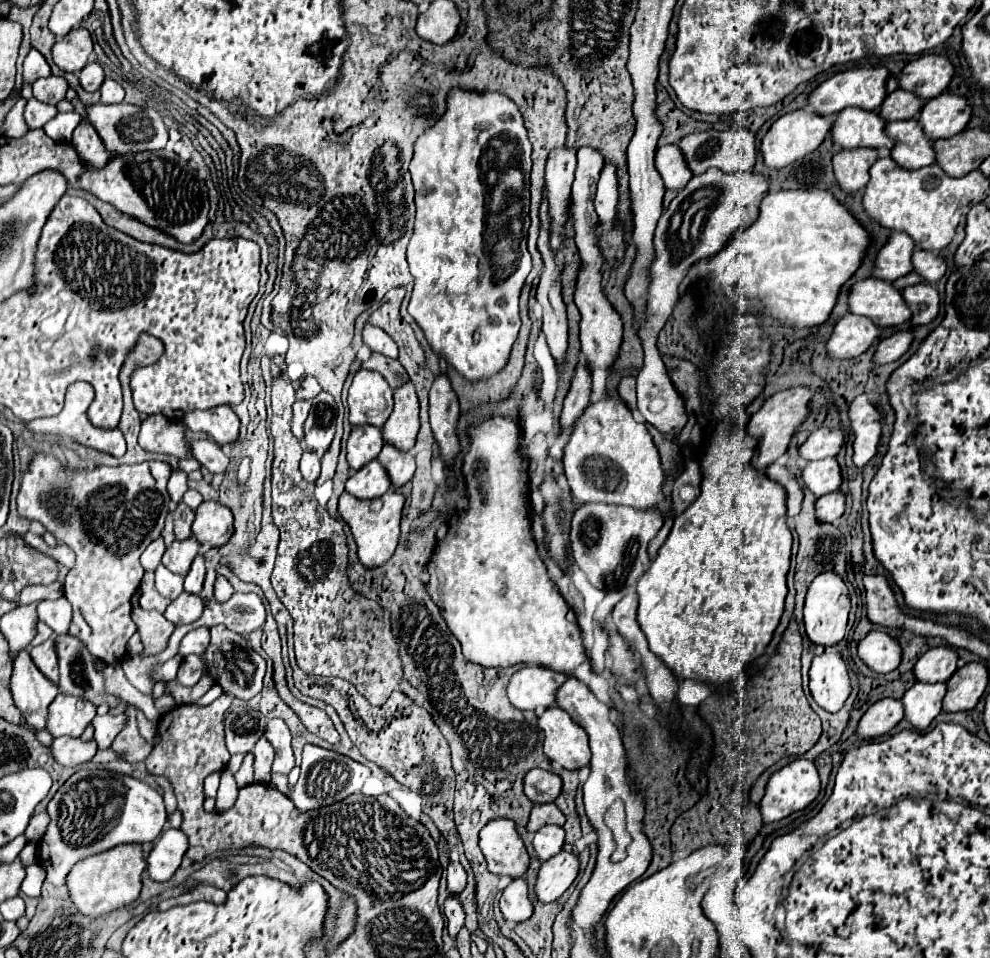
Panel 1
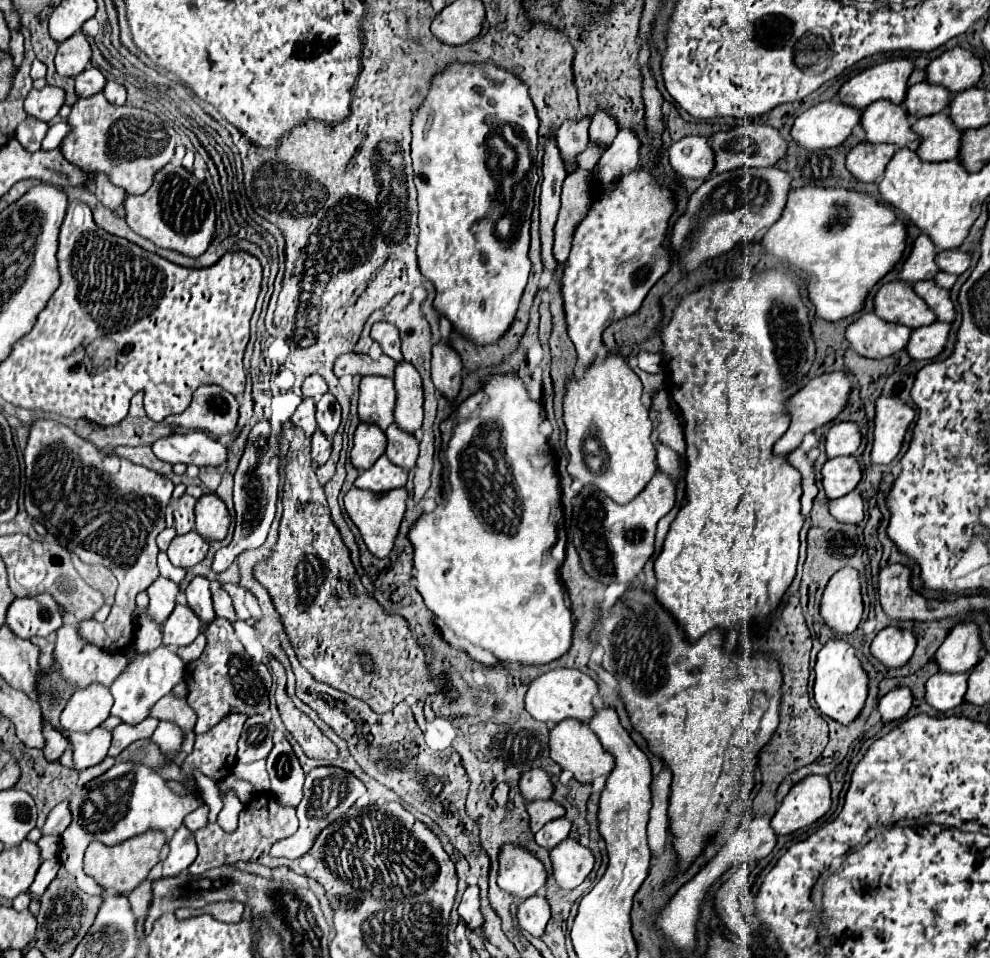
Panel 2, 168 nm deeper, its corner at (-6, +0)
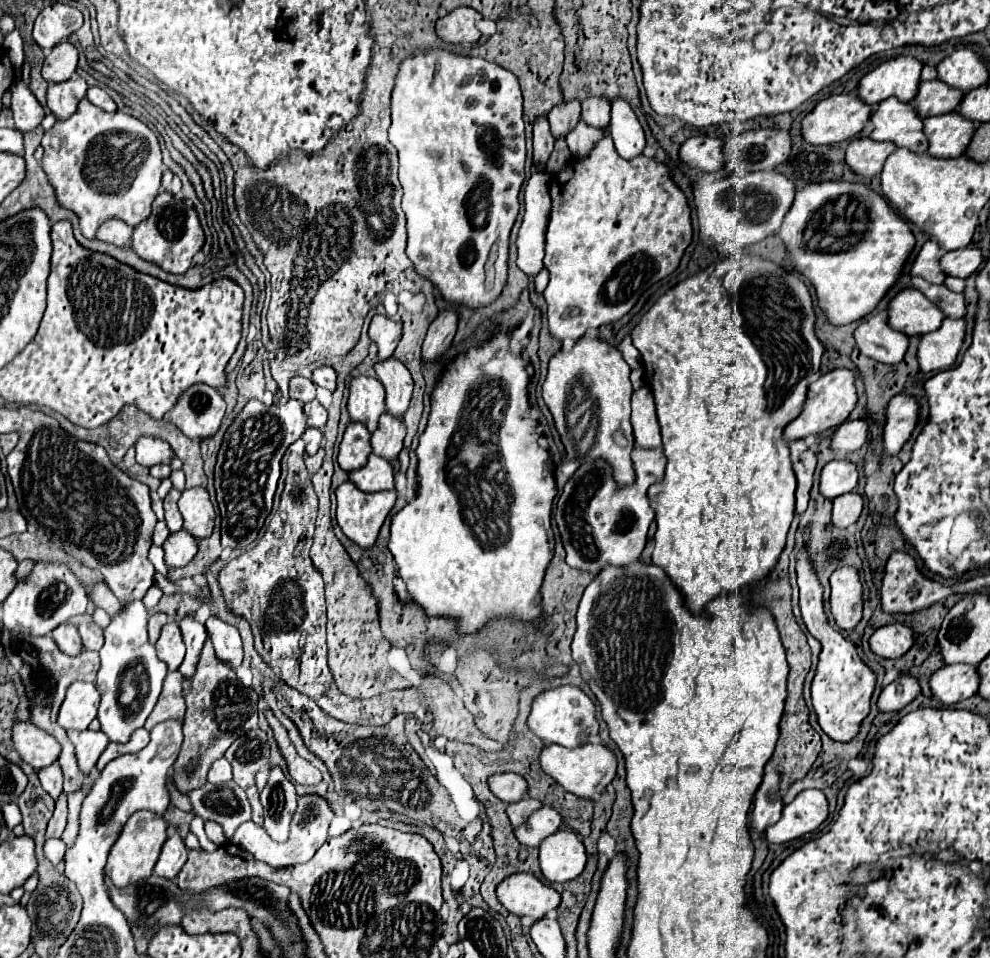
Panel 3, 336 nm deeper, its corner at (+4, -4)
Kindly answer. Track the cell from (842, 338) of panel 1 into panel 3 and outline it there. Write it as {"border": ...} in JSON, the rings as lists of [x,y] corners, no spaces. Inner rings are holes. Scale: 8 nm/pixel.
{"border":[[[886,312],[874,314],[854,330],[860,352],[882,364],[898,364],[908,348],[908,336],[886,324]]]}

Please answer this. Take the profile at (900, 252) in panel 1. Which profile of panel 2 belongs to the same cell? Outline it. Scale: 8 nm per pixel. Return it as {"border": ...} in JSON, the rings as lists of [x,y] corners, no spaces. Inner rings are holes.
{"border":[[[926,234],[918,236],[910,258],[902,266],[900,278],[910,284],[920,282],[920,280],[934,280],[934,276],[940,272],[940,268],[936,264],[938,252],[940,250],[934,246],[934,242],[930,242],[930,238]]]}

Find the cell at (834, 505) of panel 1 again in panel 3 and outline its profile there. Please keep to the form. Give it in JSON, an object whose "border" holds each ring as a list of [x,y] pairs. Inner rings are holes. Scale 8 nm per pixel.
{"border":[[[848,492],[832,500],[832,524],[836,528],[852,526],[862,512],[862,496],[858,492]]]}

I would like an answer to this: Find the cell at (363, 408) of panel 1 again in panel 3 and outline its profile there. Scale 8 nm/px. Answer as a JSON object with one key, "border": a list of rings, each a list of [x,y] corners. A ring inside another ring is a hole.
{"border":[[[356,376],[350,382],[350,396],[348,396],[348,414],[354,422],[366,424],[370,432],[376,430],[378,418],[382,414],[384,390],[376,378]]]}

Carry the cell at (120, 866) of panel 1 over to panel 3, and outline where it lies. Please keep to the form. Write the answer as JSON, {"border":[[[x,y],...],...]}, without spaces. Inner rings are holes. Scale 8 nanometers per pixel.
{"border":[[[148,810],[136,812],[126,822],[126,826],[120,834],[120,840],[112,846],[112,850],[108,854],[108,862],[104,866],[104,874],[112,880],[112,884],[116,888],[124,888],[124,886],[130,886],[130,884],[136,884],[140,880],[150,878],[154,864],[160,856],[160,848],[166,842],[166,838],[168,836],[166,836],[164,818],[158,818],[156,814],[150,814]]]}

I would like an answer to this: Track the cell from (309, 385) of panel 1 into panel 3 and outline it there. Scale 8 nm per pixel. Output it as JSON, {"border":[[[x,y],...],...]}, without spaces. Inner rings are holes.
{"border":[[[292,378],[290,380],[290,398],[296,398],[306,404],[316,398],[316,386],[308,378]]]}

